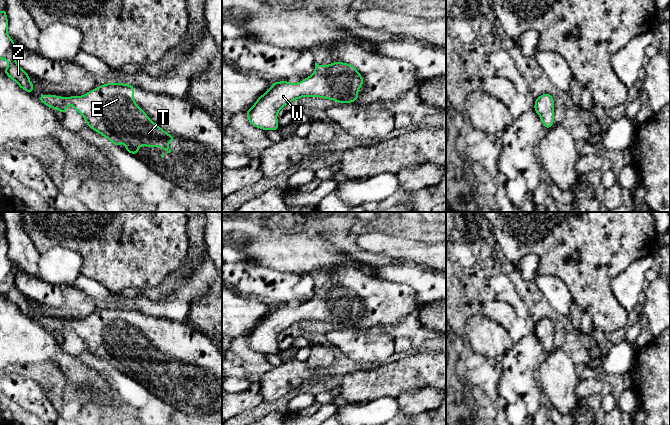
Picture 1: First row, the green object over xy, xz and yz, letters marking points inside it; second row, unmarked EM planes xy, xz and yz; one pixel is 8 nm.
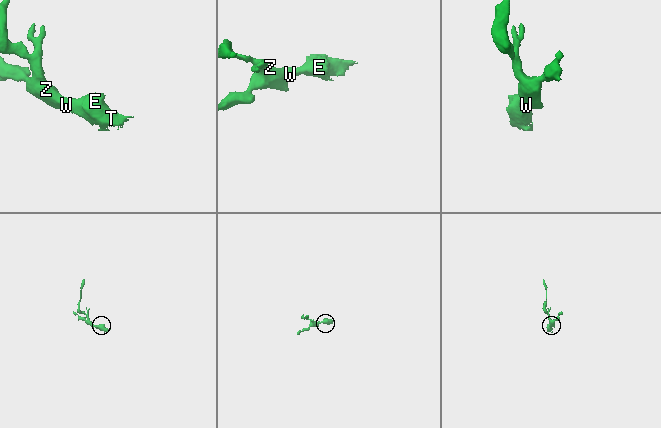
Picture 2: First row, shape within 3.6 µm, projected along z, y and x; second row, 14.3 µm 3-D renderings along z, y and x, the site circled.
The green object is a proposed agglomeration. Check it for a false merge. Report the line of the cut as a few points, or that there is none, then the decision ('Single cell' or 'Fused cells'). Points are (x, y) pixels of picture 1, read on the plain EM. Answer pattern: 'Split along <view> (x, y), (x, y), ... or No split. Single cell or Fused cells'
No split. Single cell

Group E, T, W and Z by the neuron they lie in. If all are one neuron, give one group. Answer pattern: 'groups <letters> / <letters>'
groups E T W Z

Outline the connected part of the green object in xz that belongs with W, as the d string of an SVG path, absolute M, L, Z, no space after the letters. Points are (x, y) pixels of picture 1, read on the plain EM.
M343 286L318 289L312 299L296 308L288 305L274 306L245 337L249 346L263 354L278 354L278 335L294 323L303 320L321 321L339 327L355 326L358 313L364 308L357 293Z

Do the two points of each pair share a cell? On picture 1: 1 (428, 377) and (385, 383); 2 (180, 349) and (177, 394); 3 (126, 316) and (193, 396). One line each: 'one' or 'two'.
1: one
2: one
3: one

